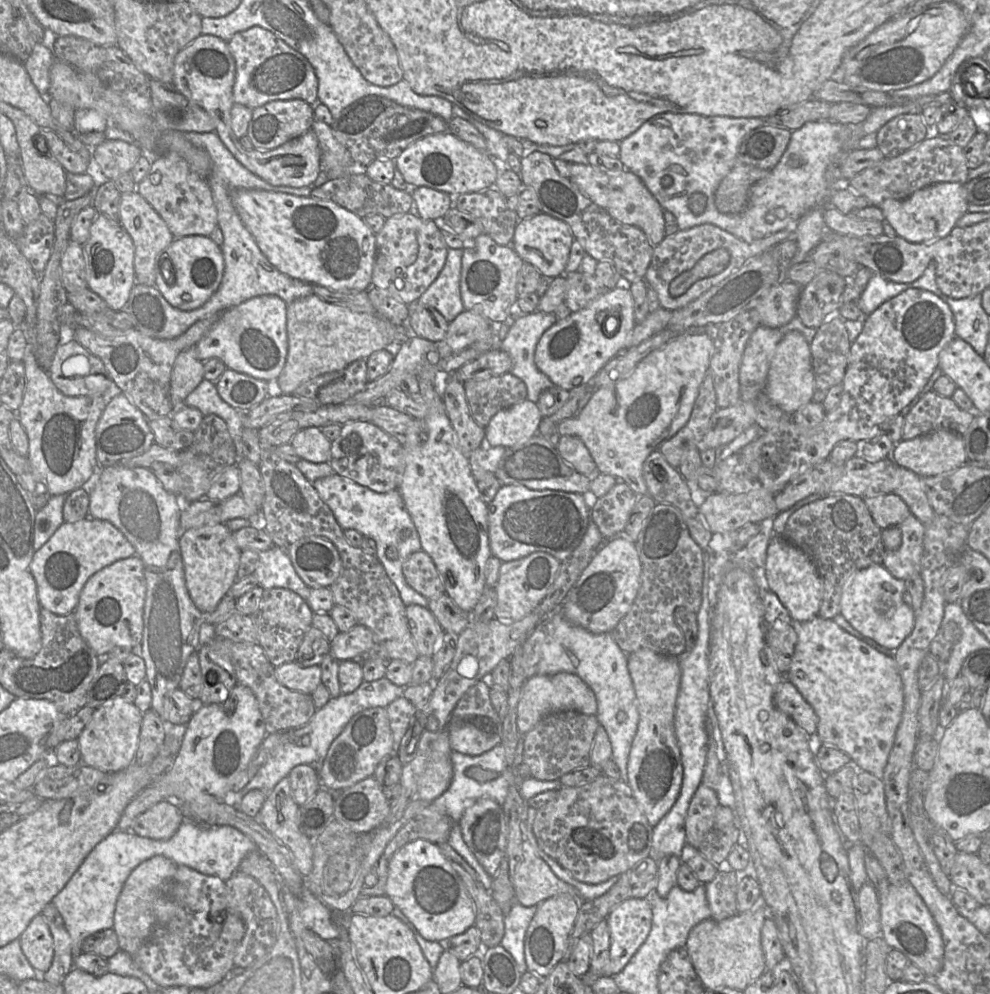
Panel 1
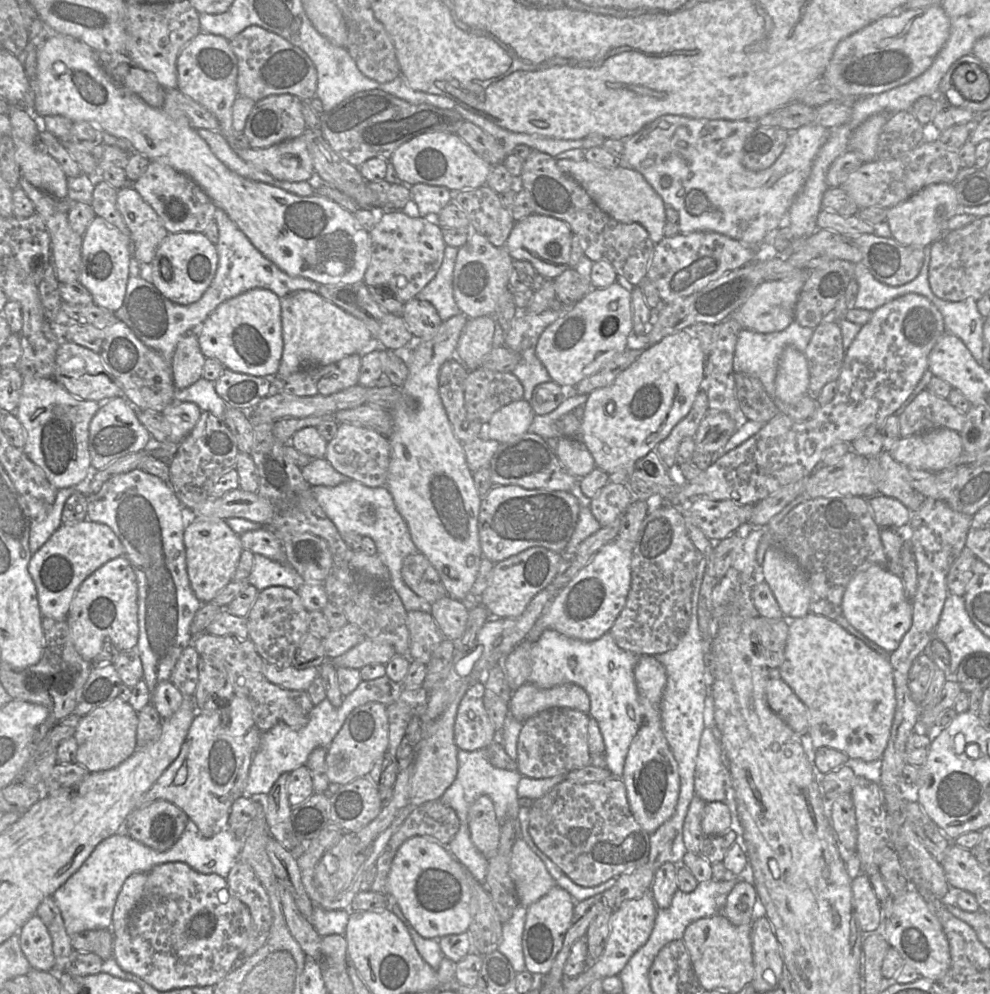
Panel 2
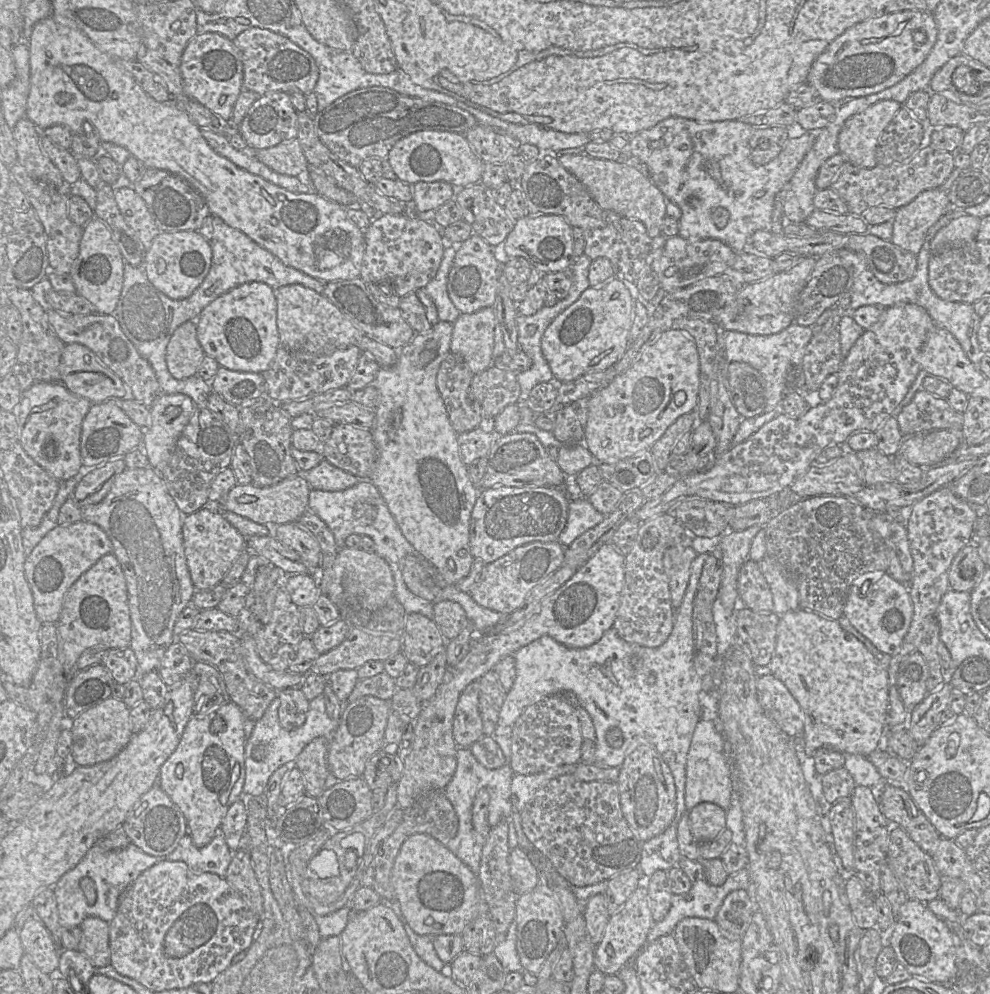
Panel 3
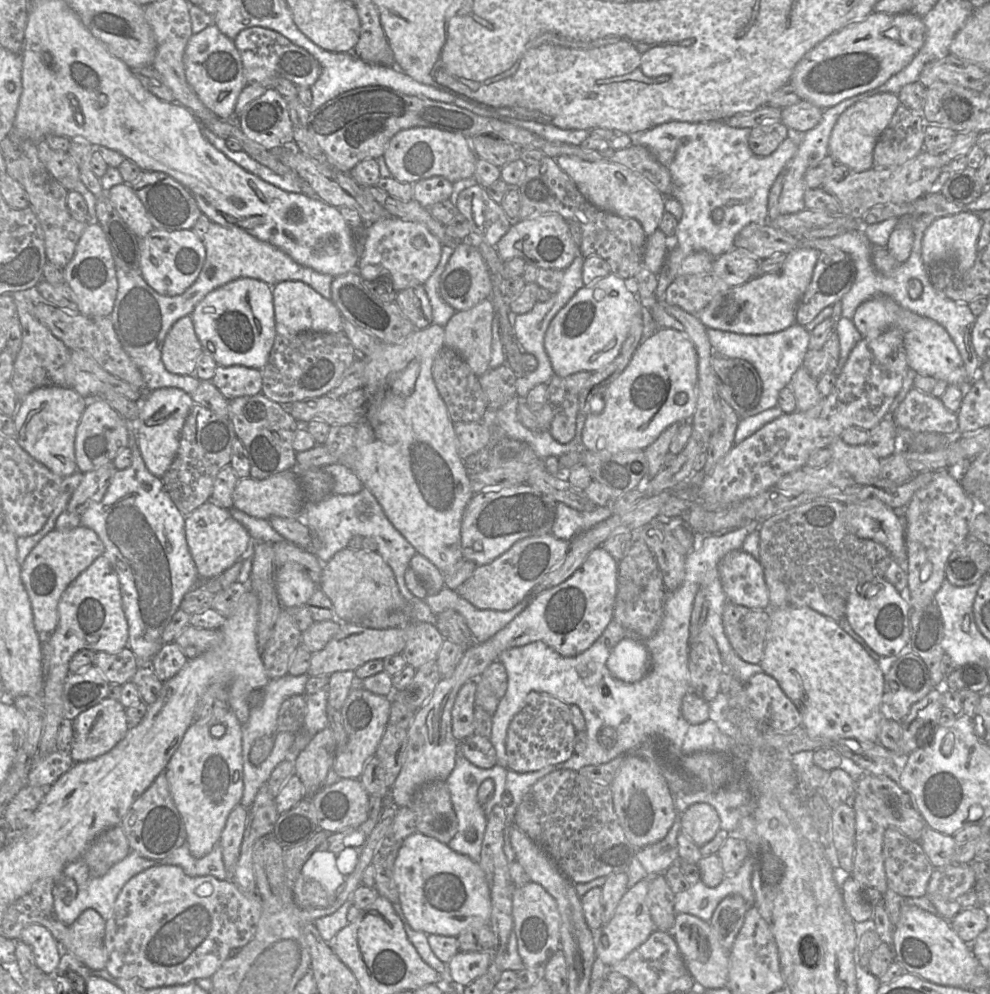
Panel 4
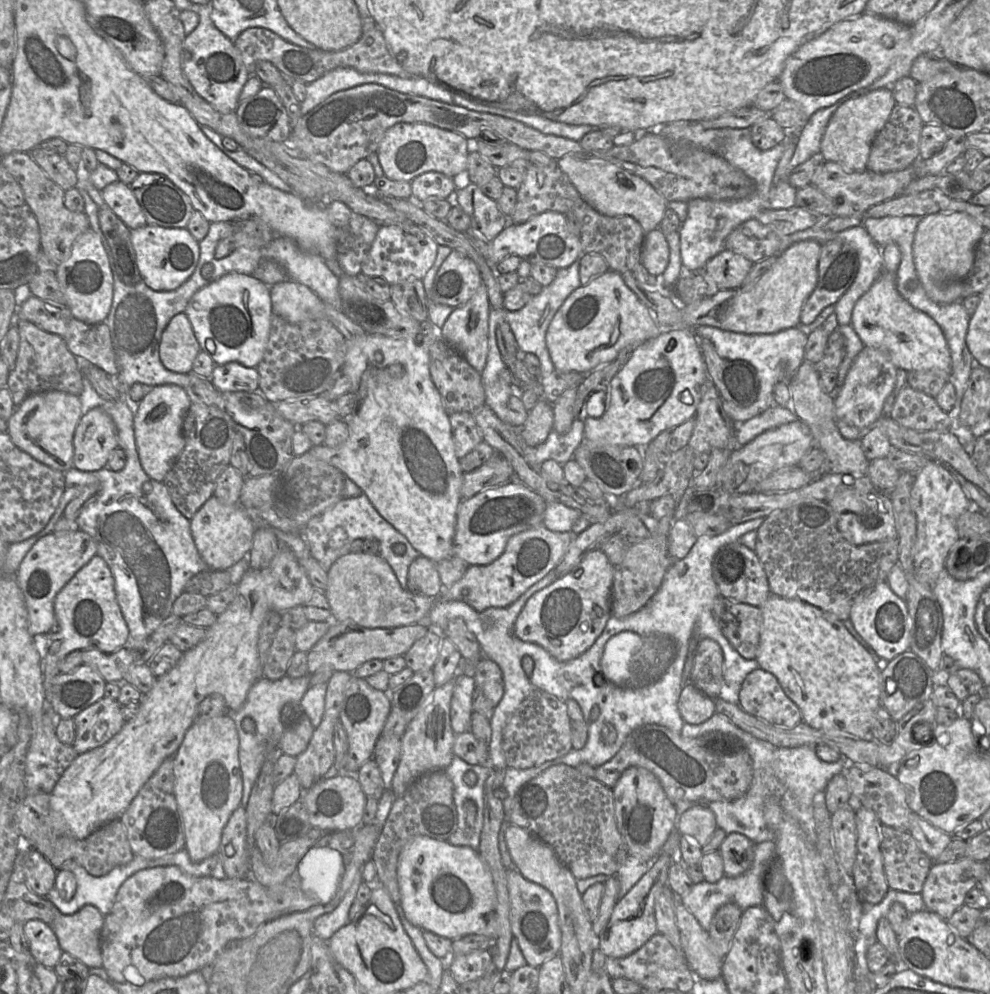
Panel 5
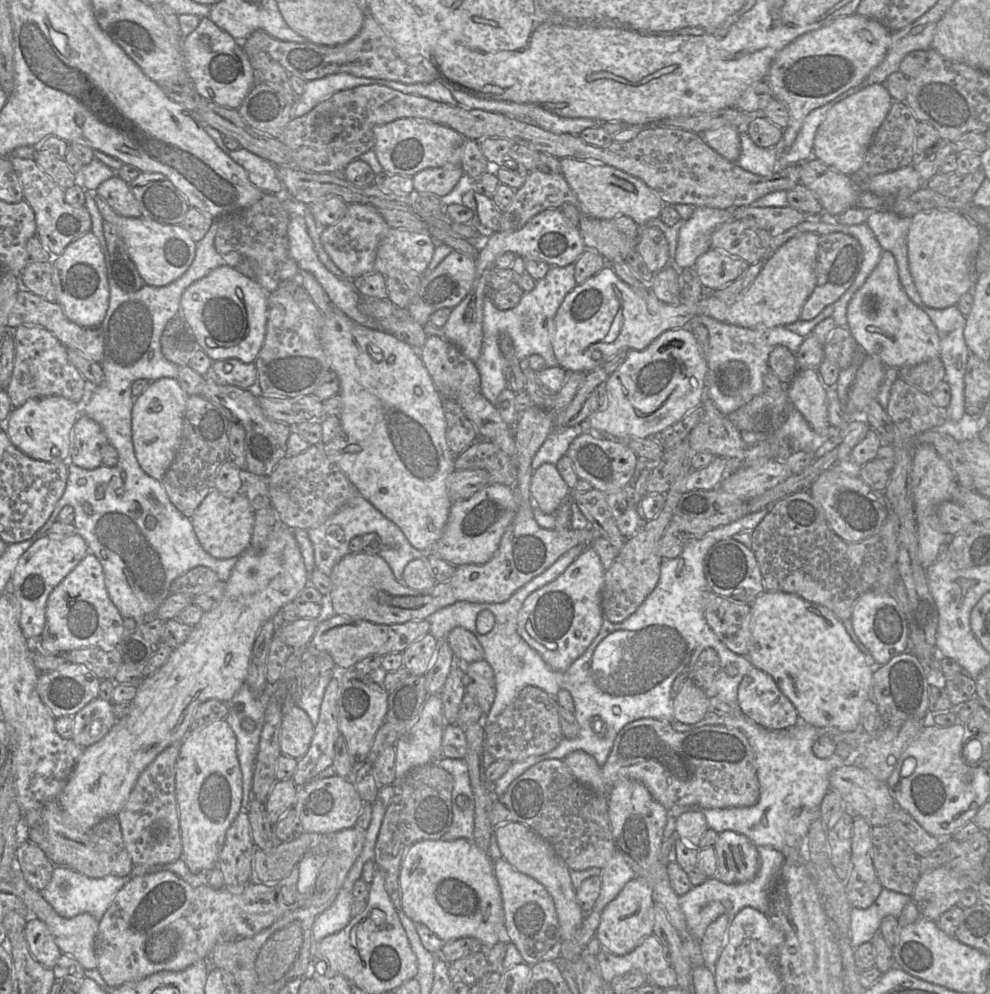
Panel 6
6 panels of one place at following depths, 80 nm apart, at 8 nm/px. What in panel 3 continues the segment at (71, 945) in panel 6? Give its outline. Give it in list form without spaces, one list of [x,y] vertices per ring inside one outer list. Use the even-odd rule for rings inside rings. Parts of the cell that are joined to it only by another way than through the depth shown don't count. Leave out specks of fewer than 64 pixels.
[[[88,916],[79,927],[82,937],[78,951],[83,953],[96,968],[110,964],[108,923],[96,916]]]

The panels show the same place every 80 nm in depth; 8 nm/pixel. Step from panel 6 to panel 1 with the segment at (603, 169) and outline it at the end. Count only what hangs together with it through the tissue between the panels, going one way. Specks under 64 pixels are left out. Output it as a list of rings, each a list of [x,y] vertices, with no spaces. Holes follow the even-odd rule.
[[[556,158],[553,160],[559,174],[569,179],[580,192],[603,208],[617,221],[641,229],[649,241],[658,245],[666,237],[663,209],[646,188],[642,180],[628,170],[621,173],[607,173],[590,164],[575,164]]]

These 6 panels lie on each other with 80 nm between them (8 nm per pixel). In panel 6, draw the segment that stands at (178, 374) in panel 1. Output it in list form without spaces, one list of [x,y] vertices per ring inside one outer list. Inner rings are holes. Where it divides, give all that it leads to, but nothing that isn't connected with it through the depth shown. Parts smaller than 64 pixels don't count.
[[[176,315],[164,328],[161,336],[163,356],[179,367],[189,364],[198,344],[193,332],[182,315]]]

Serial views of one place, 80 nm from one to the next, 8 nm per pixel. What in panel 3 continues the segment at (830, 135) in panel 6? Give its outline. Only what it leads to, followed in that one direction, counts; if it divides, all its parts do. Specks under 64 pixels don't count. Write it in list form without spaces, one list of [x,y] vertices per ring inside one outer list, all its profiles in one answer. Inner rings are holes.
[[[882,100],[845,121],[838,136],[838,147],[848,163],[864,168],[878,165],[878,139],[901,105],[894,100]]]

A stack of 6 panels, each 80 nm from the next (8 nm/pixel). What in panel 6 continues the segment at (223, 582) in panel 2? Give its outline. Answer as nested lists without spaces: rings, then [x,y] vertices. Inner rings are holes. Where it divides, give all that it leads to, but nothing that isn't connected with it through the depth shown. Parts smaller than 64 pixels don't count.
[[[214,488],[194,511],[191,521],[204,550],[216,559],[229,559],[239,557],[250,547],[255,511],[242,492],[223,494]]]

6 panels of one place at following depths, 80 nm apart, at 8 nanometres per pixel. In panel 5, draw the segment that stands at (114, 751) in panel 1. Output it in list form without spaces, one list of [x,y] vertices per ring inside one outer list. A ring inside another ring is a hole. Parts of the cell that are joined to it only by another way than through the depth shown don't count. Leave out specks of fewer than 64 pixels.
[[[107,697],[82,710],[73,720],[73,748],[79,755],[107,743],[125,724],[122,705]]]

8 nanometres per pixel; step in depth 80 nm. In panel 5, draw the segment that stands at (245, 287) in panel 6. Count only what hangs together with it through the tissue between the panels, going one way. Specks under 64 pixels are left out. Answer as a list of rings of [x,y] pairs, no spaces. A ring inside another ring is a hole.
[[[237,272],[227,273],[227,274],[223,275],[222,277],[220,277],[219,279],[212,281],[208,285],[199,289],[191,297],[184,313],[187,315],[188,319],[191,322],[195,337],[199,343],[201,351],[207,352],[210,355],[210,357],[212,358],[212,360],[214,361],[215,365],[225,365],[229,362],[235,361],[246,367],[249,367],[249,368],[255,367],[256,368],[257,365],[262,360],[266,346],[267,346],[268,338],[269,338],[269,331],[270,331],[270,324],[271,324],[271,317],[272,317],[270,287],[268,285],[266,285],[264,282],[258,280],[257,278],[253,277],[252,275],[246,275],[246,274],[237,273]],[[207,339],[211,339],[214,342],[214,344],[216,346],[215,352],[212,353],[207,349],[207,347],[206,347]]]

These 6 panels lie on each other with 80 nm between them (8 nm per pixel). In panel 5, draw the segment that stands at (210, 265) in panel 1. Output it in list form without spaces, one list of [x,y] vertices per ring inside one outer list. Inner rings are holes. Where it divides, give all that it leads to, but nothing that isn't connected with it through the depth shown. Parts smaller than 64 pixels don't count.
[[[146,224],[131,230],[131,240],[142,281],[154,291],[172,291],[181,286],[194,272],[199,256],[199,242],[189,230]]]

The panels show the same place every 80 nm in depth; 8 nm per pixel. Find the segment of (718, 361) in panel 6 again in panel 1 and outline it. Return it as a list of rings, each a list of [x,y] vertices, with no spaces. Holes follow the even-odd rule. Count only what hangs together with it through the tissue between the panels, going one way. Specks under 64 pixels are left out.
[[[797,316],[779,328],[759,326],[755,329],[746,344],[740,364],[740,386],[761,387],[765,391],[775,349],[781,339],[793,330],[801,332],[809,344],[817,331],[815,328],[806,327]]]

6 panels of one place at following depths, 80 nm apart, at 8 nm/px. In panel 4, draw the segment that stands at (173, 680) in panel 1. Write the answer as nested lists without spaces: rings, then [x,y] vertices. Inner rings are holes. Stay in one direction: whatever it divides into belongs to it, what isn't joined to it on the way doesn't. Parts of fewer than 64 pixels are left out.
[[[126,420],[127,421],[127,428],[128,428],[128,448],[130,449],[132,453],[132,462],[131,465],[128,468],[125,468],[123,470],[117,470],[110,482],[110,485],[102,498],[100,502],[91,504],[88,508],[84,510],[84,512],[80,515],[81,517],[81,525],[91,528],[94,530],[97,535],[102,540],[105,551],[103,555],[105,555],[110,563],[112,564],[114,570],[116,571],[119,582],[120,582],[120,588],[121,588],[121,595],[122,595],[122,604],[123,604],[123,610],[127,619],[128,623],[128,629],[129,629],[129,639],[128,639],[128,645],[133,653],[136,656],[138,667],[139,666],[150,666],[152,658],[159,652],[159,650],[164,645],[162,641],[162,633],[166,626],[169,624],[169,622],[172,619],[172,616],[180,609],[180,604],[185,596],[185,594],[190,591],[193,587],[197,586],[198,579],[200,578],[198,575],[196,564],[192,558],[192,555],[190,553],[186,535],[185,535],[185,516],[179,511],[177,506],[172,501],[171,497],[169,496],[168,492],[165,490],[163,481],[161,478],[153,475],[146,467],[139,447],[137,445],[137,436],[136,436],[136,422]],[[144,484],[150,485],[150,490],[144,489]]]

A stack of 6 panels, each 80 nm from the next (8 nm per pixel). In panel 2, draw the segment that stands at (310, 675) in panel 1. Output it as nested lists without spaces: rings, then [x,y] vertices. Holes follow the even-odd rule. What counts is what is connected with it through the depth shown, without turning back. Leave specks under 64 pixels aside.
[[[265,662],[262,668],[265,678],[282,688],[288,690],[307,691],[315,678],[319,675],[319,668],[309,667],[298,669],[294,665],[277,667]]]

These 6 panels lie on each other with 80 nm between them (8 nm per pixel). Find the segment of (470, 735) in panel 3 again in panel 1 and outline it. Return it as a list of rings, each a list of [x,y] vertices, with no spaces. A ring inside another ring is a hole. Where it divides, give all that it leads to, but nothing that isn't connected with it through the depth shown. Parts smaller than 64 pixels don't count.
[[[478,681],[456,704],[447,725],[452,751],[478,756],[501,743],[503,719],[498,716],[491,704],[490,689],[485,682]]]

